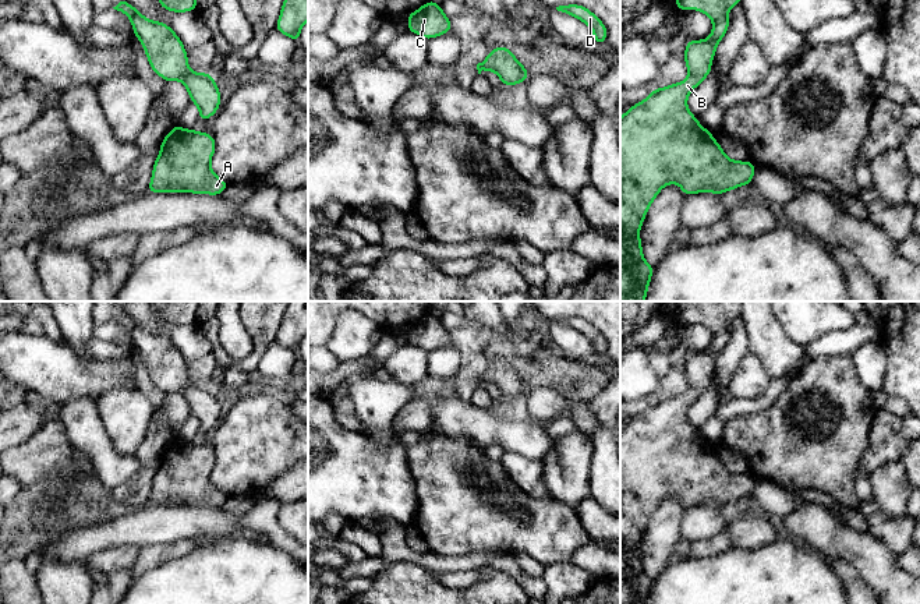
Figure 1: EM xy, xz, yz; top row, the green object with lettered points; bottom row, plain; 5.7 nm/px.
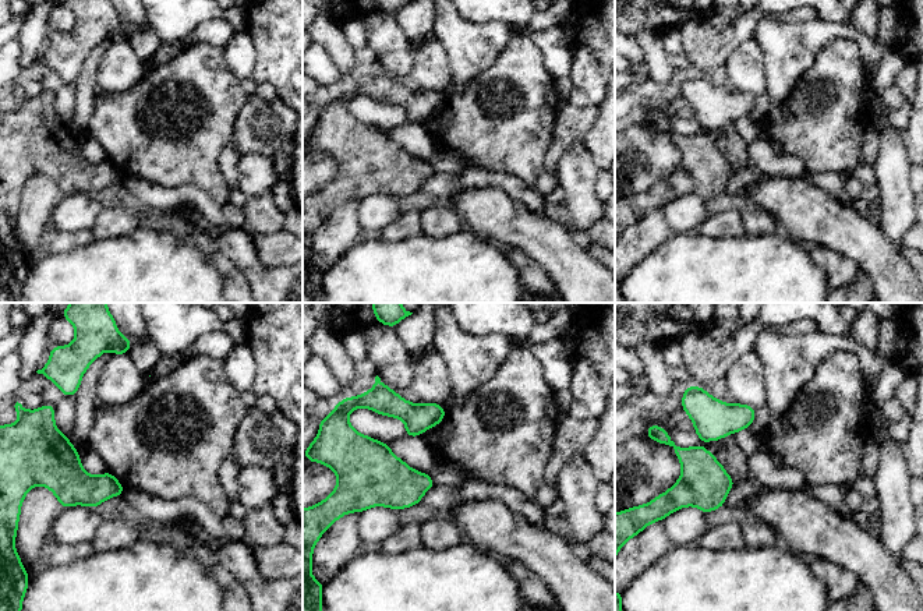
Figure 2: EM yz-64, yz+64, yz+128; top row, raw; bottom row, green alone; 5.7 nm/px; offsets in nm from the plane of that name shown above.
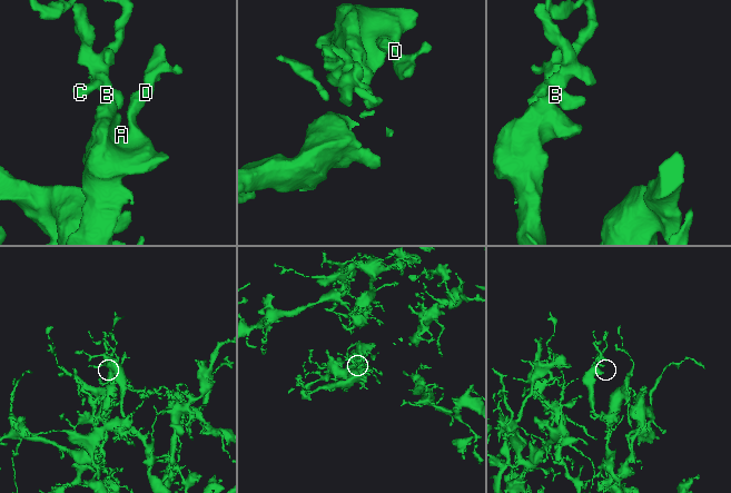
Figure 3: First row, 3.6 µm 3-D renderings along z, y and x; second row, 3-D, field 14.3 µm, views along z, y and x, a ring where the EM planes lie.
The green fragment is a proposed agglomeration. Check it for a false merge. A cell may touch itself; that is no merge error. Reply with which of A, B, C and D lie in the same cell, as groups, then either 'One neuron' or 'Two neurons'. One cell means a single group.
Groups: A B C D. One neuron

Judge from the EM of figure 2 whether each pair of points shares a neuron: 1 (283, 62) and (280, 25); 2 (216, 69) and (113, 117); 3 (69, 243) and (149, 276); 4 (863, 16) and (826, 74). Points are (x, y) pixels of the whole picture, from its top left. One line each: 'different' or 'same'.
1: same
2: same
3: different
4: different

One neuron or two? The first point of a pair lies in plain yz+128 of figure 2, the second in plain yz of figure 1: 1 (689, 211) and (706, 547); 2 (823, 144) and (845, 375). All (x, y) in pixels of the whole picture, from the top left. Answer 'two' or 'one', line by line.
1: two
2: one

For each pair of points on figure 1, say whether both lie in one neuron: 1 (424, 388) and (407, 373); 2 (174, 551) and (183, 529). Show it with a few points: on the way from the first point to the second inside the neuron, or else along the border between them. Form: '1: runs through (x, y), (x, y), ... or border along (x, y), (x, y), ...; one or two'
1: border along (427, 374), (416, 384); two
2: border along (205, 539), (156, 541), (147, 546); two

